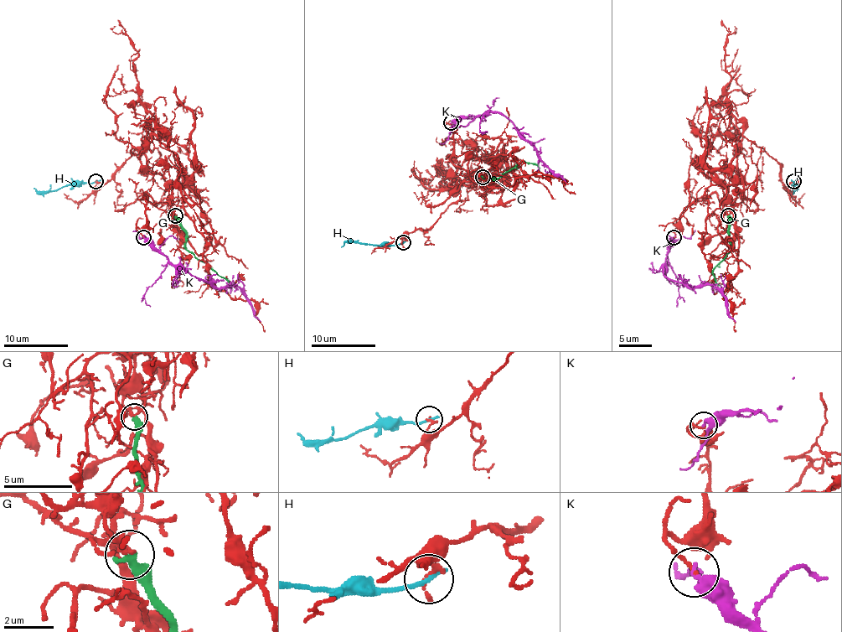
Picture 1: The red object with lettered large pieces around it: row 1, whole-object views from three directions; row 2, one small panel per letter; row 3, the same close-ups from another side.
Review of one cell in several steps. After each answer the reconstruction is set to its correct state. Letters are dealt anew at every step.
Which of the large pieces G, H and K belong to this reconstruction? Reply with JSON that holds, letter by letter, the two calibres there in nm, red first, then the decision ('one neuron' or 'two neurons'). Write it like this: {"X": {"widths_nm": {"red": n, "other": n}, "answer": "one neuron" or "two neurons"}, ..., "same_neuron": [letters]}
{"G": {"widths_nm": {"red": 180, "other": 420}, "answer": "two neurons"}, "H": {"widths_nm": {"red": 190, "other": 200}, "answer": "two neurons"}, "K": {"widths_nm": {"red": 170, "other": 360}, "answer": "two neurons"}, "same_neuron": []}

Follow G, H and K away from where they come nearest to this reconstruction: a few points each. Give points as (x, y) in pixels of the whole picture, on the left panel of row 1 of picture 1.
G: (174, 215), (186, 233), (186, 248), (233, 285)
H: (95, 182), (69, 183), (50, 191), (39, 191), (34, 188)
K: (144, 236), (173, 264), (181, 264), (218, 288), (236, 285), (260, 322)

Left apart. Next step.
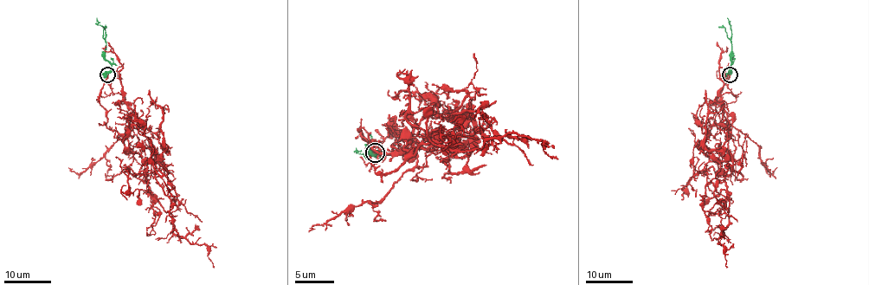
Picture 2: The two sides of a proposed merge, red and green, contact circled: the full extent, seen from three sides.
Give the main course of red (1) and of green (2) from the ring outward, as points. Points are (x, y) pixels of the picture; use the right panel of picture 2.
1: (730, 74), (717, 100), (730, 130), (728, 155), (722, 164), (729, 223), (718, 243), (724, 247), (726, 268)
2: (730, 74), (731, 24), (728, 17)

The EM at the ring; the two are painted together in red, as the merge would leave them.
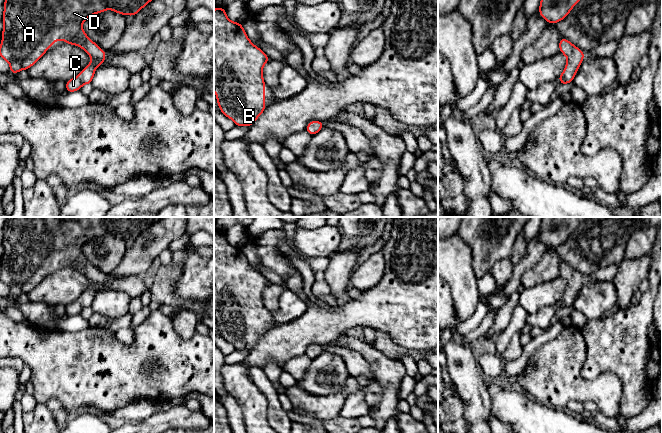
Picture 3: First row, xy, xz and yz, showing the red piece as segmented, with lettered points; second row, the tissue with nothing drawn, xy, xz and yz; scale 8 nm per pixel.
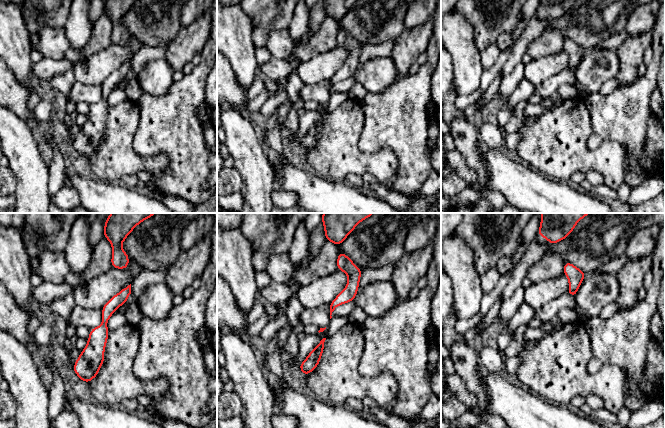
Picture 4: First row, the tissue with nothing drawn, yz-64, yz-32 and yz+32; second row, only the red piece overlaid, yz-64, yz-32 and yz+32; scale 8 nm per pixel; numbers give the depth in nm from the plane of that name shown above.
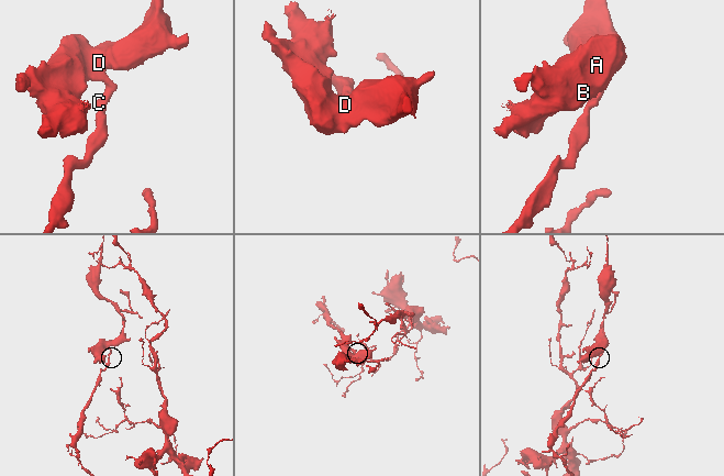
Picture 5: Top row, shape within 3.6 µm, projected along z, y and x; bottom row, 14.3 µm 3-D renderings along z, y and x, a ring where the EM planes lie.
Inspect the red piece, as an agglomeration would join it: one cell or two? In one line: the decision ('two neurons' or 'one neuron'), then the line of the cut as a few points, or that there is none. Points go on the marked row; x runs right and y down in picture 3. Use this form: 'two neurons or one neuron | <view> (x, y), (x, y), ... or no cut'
one neuron | no cut

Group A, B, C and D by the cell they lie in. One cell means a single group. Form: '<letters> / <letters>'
A B C D

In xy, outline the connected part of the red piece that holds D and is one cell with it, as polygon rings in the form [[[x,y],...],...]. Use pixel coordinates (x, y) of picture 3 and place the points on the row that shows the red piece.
[[[5,0],[4,3],[4,12],[3,12],[3,31],[2,31],[2,41],[0,45],[0,56],[9,63],[10,72],[13,74],[17,74],[20,70],[28,70],[32,65],[34,65],[47,51],[49,46],[53,46],[56,40],[64,40],[66,44],[76,45],[82,48],[91,58],[92,61],[88,64],[86,68],[84,68],[78,76],[73,79],[66,81],[66,92],[75,92],[81,89],[84,84],[92,84],[92,79],[95,74],[96,68],[105,63],[106,51],[103,51],[96,43],[94,43],[84,32],[82,24],[83,22],[95,15],[97,13],[104,12],[106,10],[113,10],[114,12],[122,15],[131,15],[135,16],[143,7],[145,7],[151,0]]]

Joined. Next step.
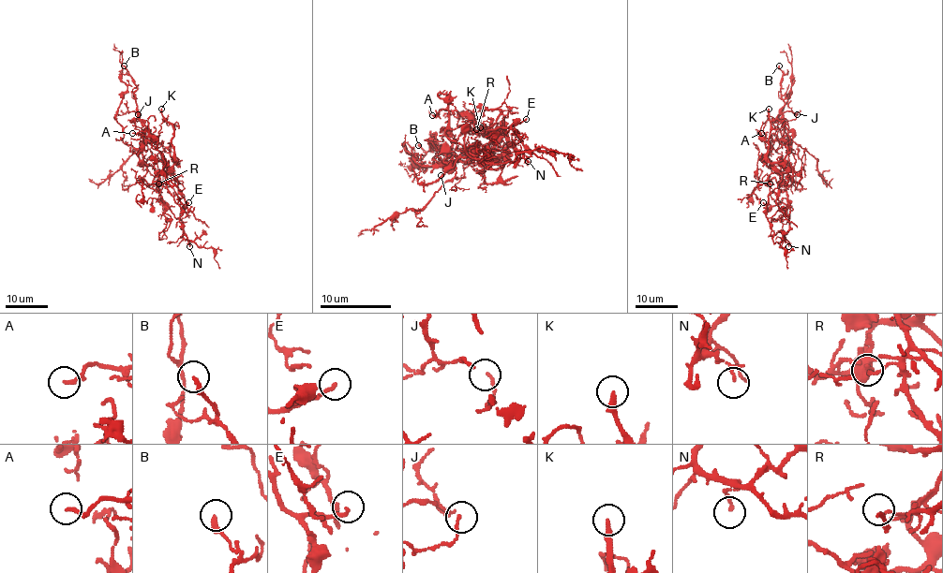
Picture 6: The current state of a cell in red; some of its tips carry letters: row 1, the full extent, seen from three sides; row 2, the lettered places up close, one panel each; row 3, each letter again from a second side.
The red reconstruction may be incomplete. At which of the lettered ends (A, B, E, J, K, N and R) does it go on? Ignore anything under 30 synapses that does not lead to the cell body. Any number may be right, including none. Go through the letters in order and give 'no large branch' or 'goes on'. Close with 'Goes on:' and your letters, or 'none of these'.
A: goes on
B: no large branch
E: goes on
J: no large branch
K: goes on
N: no large branch
R: no large branch
Goes on: A, E, K

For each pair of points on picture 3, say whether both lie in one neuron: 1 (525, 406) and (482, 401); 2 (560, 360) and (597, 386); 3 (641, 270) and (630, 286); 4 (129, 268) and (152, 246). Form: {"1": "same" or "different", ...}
{"1": "different", "2": "same", "3": "same", "4": "same"}

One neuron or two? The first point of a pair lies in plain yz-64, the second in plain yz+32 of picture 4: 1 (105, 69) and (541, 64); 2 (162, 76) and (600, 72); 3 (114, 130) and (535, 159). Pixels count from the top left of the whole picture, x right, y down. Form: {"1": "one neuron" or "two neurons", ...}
{"1": "one neuron", "2": "one neuron", "3": "one neuron"}

